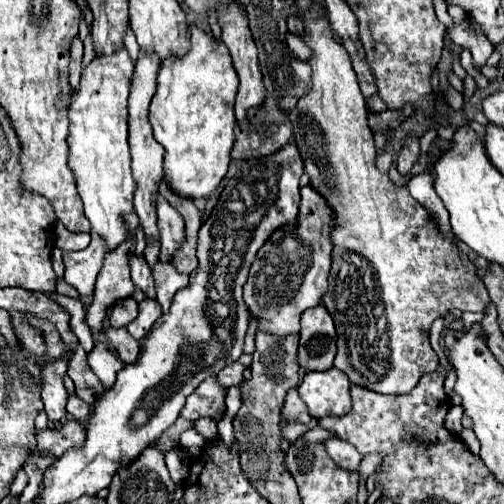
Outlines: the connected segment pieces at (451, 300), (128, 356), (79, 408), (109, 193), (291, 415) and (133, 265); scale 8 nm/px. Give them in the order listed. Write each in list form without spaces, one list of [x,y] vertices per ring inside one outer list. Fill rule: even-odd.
[[[312,2],[310,8],[302,10],[300,12],[300,22],[304,26],[304,32],[300,34],[302,42],[312,50],[312,56],[308,60],[308,64],[312,66],[312,88],[306,96],[302,96],[296,104],[294,110],[290,110],[290,122],[292,122],[292,128],[294,128],[294,140],[296,140],[296,146],[300,150],[300,156],[304,160],[304,170],[308,172],[310,176],[310,186],[322,194],[322,198],[326,198],[328,206],[334,210],[334,228],[332,228],[332,270],[330,270],[330,278],[328,278],[328,292],[322,296],[322,302],[326,306],[326,310],[332,314],[334,318],[334,324],[336,324],[336,332],[338,332],[338,354],[334,358],[334,366],[338,370],[342,370],[352,384],[356,386],[362,386],[362,388],[368,388],[368,390],[374,390],[378,394],[406,394],[410,392],[418,380],[428,374],[428,372],[434,372],[438,368],[438,354],[432,350],[430,346],[430,326],[436,318],[440,318],[444,312],[452,310],[452,308],[458,308],[458,310],[470,310],[470,312],[484,312],[486,306],[490,304],[490,298],[488,298],[488,290],[484,286],[484,282],[478,278],[476,274],[476,268],[474,264],[468,260],[466,254],[462,254],[454,244],[450,244],[438,230],[438,226],[434,224],[434,220],[430,218],[430,214],[426,212],[424,206],[420,206],[418,202],[414,202],[414,198],[410,198],[408,190],[406,188],[398,188],[388,174],[380,172],[376,168],[376,144],[374,144],[374,136],[368,128],[368,110],[364,106],[364,96],[360,92],[360,86],[358,86],[358,78],[354,74],[354,68],[352,68],[352,62],[350,62],[350,56],[346,54],[346,48],[334,38],[334,32],[332,32],[332,26],[330,26],[330,18],[326,14],[326,6],[322,2]]]
[[[108,328],[106,330],[108,340],[112,342],[112,346],[116,348],[118,356],[126,362],[126,364],[134,364],[136,362],[136,352],[140,352],[140,342],[134,340],[126,328]]]
[[[78,394],[68,396],[68,406],[66,406],[66,410],[68,410],[68,414],[72,414],[72,416],[74,416],[76,420],[80,420],[80,422],[84,422],[86,416],[88,416],[88,404],[84,404],[84,402],[78,398]]]
[[[118,50],[112,56],[94,58],[82,70],[80,90],[76,94],[72,94],[70,110],[68,110],[68,118],[70,118],[70,136],[68,136],[70,154],[68,154],[68,166],[76,174],[76,186],[78,186],[80,198],[84,202],[84,214],[90,220],[92,230],[98,232],[106,240],[108,252],[112,252],[114,248],[118,248],[124,240],[132,238],[132,250],[130,250],[130,254],[134,252],[136,234],[134,234],[134,230],[128,228],[124,216],[132,212],[132,194],[136,190],[136,182],[134,182],[134,176],[130,172],[128,108],[126,108],[132,74],[134,74],[134,64],[132,64],[132,60],[130,60],[130,56],[128,56],[126,50]]]
[[[290,390],[288,392],[286,402],[284,402],[284,408],[282,408],[282,416],[284,416],[286,424],[294,424],[294,422],[308,424],[312,420],[312,416],[306,410],[306,404],[300,400],[300,396],[298,396],[296,390]]]
[[[132,258],[130,260],[130,270],[132,270],[132,282],[136,288],[144,290],[146,298],[156,298],[156,292],[154,292],[154,280],[152,280],[152,270],[148,268],[146,260],[140,260],[140,258]]]

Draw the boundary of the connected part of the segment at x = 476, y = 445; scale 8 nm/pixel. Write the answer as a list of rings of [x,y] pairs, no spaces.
[[[464,428],[460,433],[459,438],[468,446],[468,448],[470,448],[472,453],[479,454],[480,443],[472,429]]]

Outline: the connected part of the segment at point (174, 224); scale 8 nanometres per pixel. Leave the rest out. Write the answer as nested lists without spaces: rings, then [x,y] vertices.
[[[158,194],[156,208],[158,208],[158,226],[160,226],[160,236],[162,236],[158,260],[168,262],[168,258],[180,248],[180,244],[184,240],[184,220],[166,202],[166,198],[162,198],[162,194]]]

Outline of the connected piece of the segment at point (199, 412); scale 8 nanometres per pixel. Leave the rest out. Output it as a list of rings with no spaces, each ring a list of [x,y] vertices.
[[[216,376],[206,378],[196,390],[194,394],[190,394],[186,406],[182,408],[182,416],[196,420],[202,416],[210,416],[220,420],[226,406],[224,406],[224,396],[226,390],[216,382]]]

